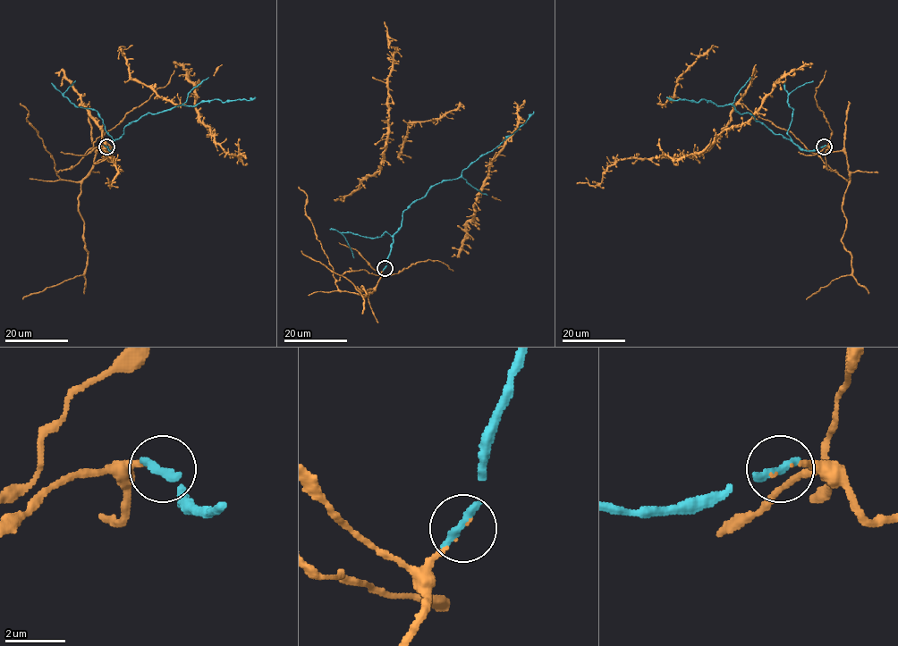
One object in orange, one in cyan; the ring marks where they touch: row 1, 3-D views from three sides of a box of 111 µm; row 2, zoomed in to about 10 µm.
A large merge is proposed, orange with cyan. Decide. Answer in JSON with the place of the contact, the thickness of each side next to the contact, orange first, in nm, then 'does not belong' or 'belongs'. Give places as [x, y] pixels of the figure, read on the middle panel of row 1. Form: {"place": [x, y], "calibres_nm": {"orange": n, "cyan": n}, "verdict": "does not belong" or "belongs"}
{"place": [385, 268], "calibres_nm": {"orange": 40, "cyan": 360}, "verdict": "belongs"}

